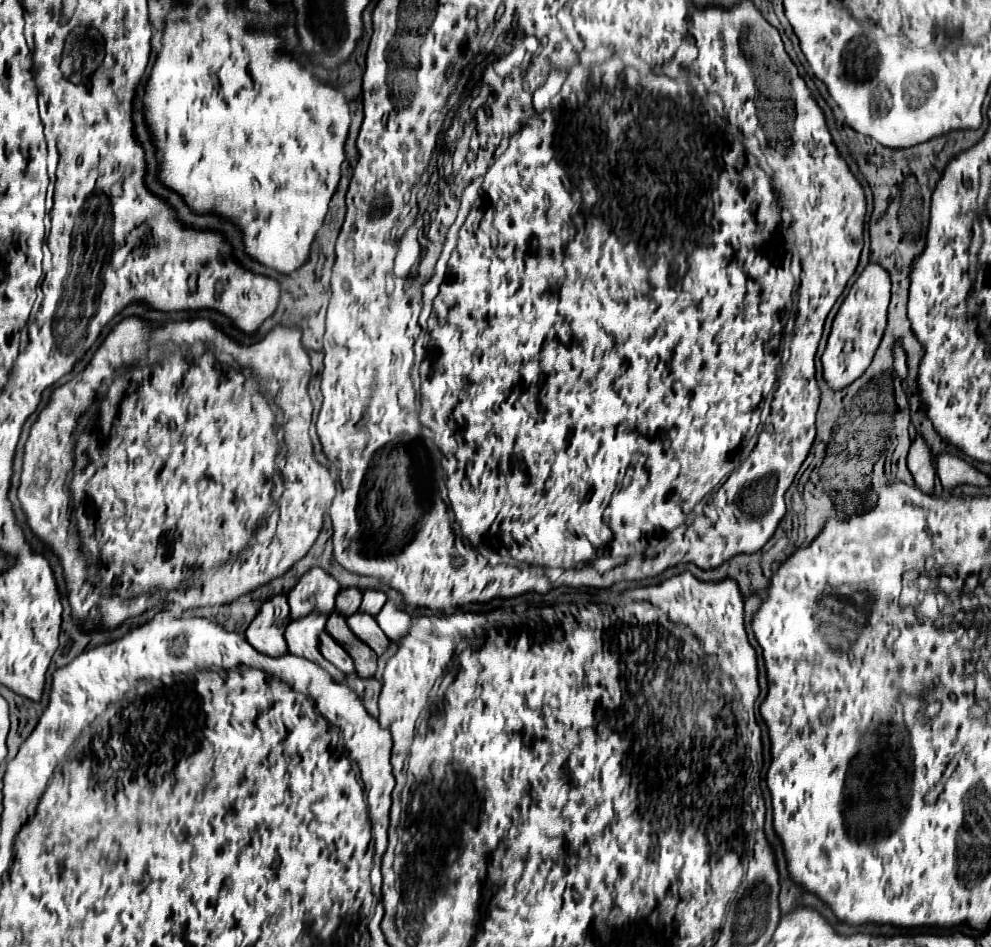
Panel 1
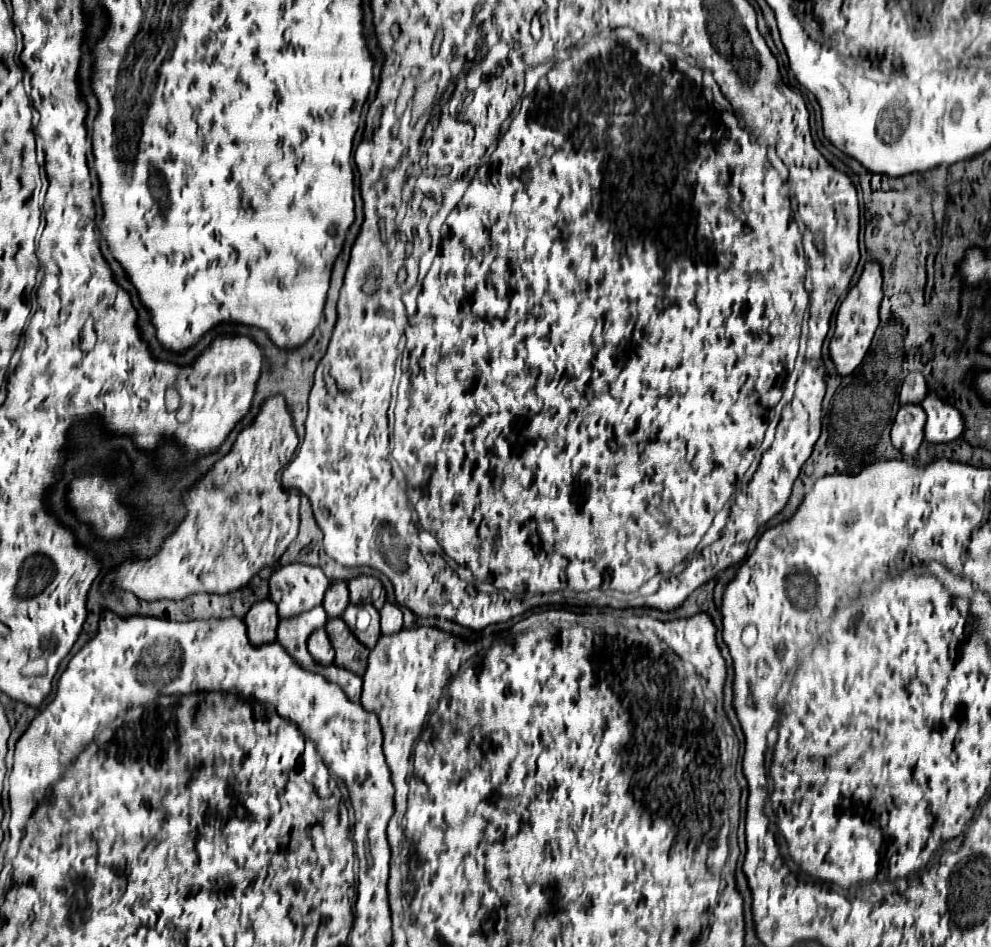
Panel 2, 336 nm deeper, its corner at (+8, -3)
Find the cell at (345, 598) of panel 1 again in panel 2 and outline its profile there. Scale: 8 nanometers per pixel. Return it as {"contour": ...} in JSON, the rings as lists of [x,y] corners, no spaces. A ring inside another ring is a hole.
{"contour":[[[342,580],[332,582],[330,588],[326,590],[326,598],[322,602],[328,618],[342,616],[342,612],[346,610],[348,604],[350,604],[350,600],[348,600],[348,586],[346,586],[346,582],[342,582]]]}

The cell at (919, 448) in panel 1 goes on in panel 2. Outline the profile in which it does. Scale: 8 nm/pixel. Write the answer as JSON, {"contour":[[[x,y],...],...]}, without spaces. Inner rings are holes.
{"contour":[[[914,404],[902,406],[892,426],[894,448],[914,458],[924,440],[924,424],[926,424],[926,412],[922,410],[922,406],[914,406]]]}

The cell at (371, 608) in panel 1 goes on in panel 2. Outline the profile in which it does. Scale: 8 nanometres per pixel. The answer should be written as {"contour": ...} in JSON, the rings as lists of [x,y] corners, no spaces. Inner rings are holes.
{"contour":[[[358,576],[358,578],[352,578],[348,582],[348,590],[350,590],[350,602],[356,604],[356,606],[358,604],[364,604],[364,602],[370,602],[376,610],[380,610],[382,604],[386,602],[384,586],[374,576]]]}

